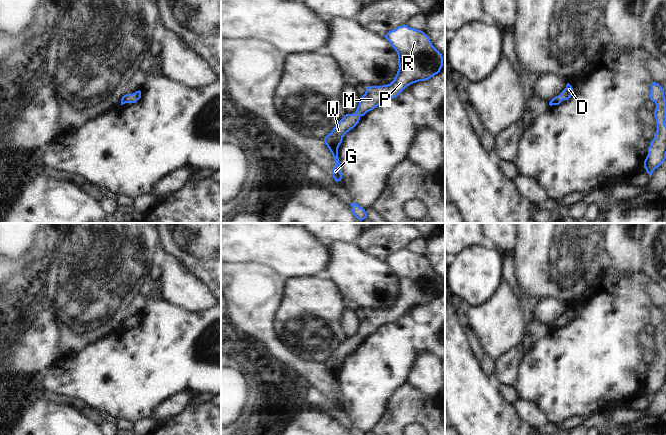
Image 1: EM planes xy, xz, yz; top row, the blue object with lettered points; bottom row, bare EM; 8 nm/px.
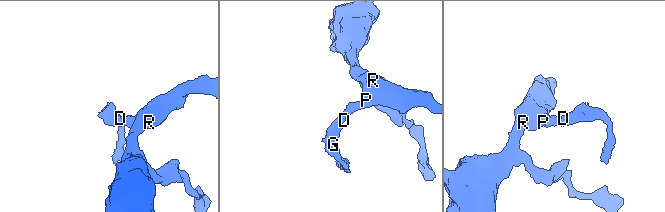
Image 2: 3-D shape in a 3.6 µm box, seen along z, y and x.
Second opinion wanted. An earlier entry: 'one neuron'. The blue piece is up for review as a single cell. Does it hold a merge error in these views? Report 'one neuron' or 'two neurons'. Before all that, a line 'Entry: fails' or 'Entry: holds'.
Entry: holds
one neuron

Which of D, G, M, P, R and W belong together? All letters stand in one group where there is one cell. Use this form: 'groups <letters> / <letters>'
groups D G M P R W

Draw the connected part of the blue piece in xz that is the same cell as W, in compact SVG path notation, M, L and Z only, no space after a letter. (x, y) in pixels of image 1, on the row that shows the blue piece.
M407 25L398 26L384 36L398 54L399 69L394 80L387 85L367 87L354 114L346 114L324 138L336 163L332 177L341 181L341 164L338 148L343 137L359 122L360 117L375 109L381 102L397 97L407 86L425 81L438 74L443 66L442 54L432 45L421 30Z

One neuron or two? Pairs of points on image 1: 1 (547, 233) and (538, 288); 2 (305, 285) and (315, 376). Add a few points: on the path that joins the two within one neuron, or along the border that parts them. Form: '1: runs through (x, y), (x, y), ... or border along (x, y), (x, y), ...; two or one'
1: runs through (547, 247), (545, 270), (541, 274); one
2: border along (291, 351), (302, 359), (321, 361), (323, 363); two

